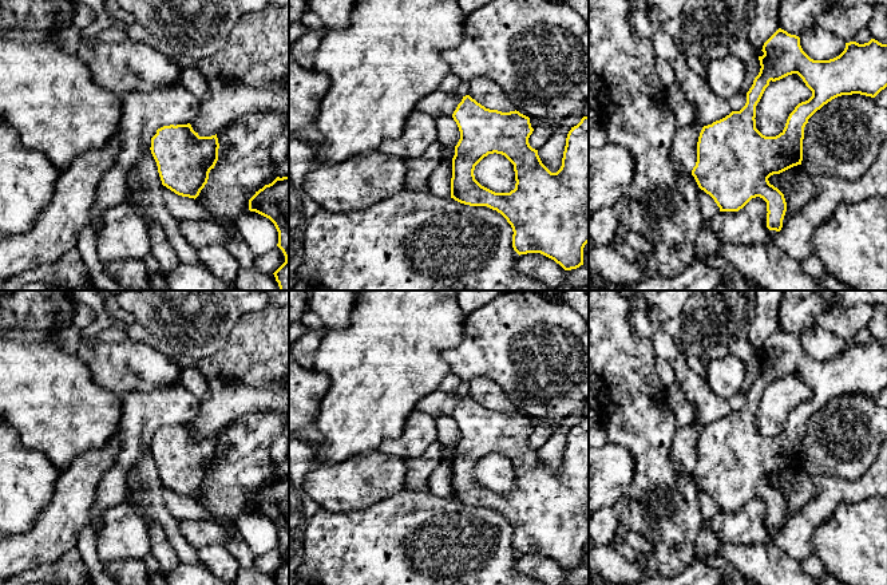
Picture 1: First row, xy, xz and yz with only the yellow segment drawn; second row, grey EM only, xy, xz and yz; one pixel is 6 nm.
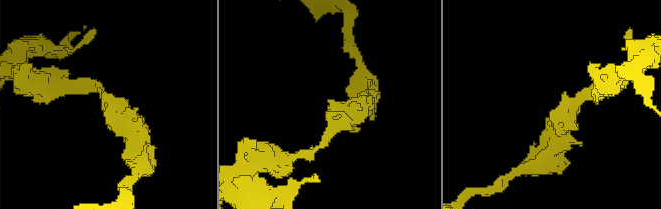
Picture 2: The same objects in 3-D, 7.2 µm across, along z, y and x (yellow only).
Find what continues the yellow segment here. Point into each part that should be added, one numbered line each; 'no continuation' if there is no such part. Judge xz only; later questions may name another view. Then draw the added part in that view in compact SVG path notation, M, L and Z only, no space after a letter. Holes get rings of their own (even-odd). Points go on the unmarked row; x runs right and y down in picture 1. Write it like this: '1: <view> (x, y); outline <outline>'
no continuation

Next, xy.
no continuation

